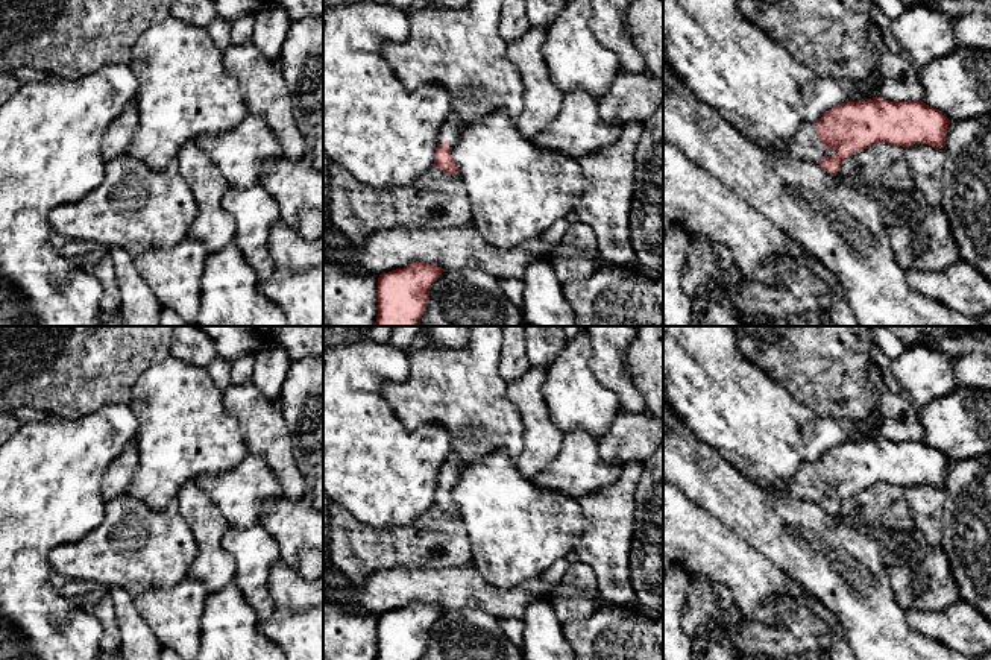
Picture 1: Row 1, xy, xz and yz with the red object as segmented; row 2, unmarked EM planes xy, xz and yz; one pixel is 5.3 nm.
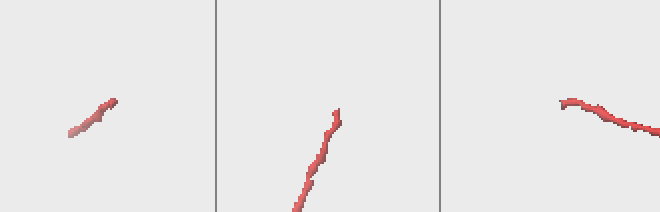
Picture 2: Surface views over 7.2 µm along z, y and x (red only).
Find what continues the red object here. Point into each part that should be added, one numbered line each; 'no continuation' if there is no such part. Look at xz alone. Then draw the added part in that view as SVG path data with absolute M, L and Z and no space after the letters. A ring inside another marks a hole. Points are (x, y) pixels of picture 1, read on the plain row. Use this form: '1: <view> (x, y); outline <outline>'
1: xz (449, 472); outline M451 454L443 463L443 466L440 467L439 478L437 478L439 486L443 481L446 481L452 490L455 484L458 482L460 475L461 475L461 467L454 461L452 454Z

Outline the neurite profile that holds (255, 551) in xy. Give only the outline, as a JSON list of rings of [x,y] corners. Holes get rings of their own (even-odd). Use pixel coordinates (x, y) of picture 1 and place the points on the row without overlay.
[[[260,523],[228,526],[222,546],[235,560],[235,583],[244,599],[260,619],[272,616],[276,608],[269,592],[269,574],[281,560],[276,540]]]

